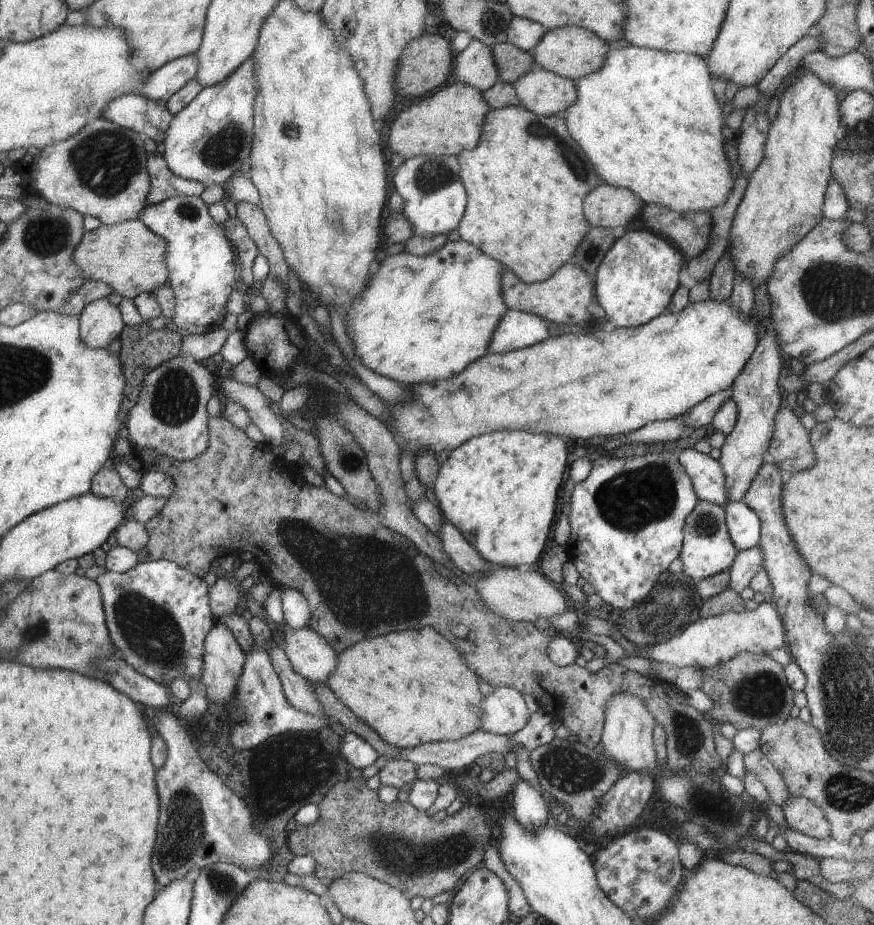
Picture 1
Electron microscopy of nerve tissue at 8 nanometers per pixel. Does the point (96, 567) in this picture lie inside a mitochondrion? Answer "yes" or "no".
no

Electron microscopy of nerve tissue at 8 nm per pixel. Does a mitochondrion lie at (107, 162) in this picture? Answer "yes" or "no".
yes

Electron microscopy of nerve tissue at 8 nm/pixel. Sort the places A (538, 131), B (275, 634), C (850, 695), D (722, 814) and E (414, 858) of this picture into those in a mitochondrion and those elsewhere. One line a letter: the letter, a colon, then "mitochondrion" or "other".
A: mitochondrion
B: other
C: mitochondrion
D: mitochondrion
E: mitochondrion

